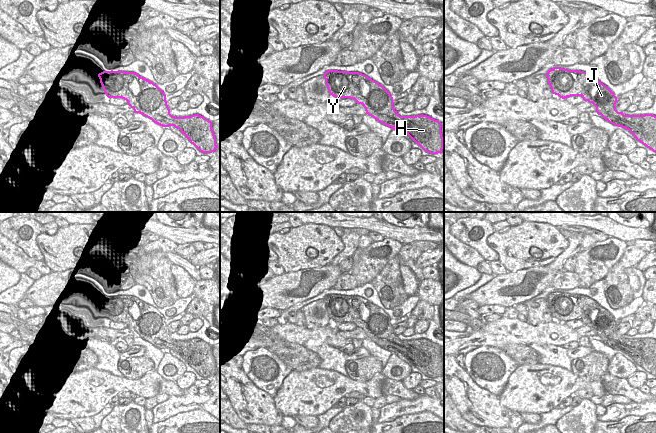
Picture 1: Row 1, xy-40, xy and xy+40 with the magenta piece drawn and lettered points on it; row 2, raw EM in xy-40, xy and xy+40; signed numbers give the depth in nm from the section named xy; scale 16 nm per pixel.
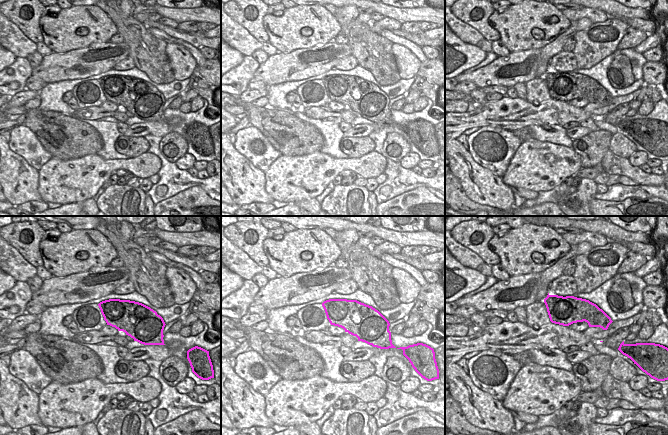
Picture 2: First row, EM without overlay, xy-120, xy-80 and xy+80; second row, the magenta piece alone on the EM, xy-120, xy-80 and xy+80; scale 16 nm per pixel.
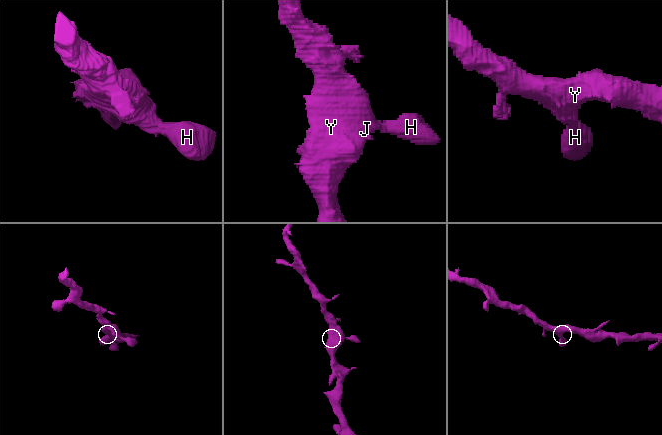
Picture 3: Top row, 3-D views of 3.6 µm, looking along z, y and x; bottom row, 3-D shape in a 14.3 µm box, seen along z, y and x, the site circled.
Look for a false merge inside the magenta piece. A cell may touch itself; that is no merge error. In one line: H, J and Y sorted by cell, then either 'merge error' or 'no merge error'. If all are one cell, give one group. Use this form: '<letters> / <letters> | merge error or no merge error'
H J Y | no merge error

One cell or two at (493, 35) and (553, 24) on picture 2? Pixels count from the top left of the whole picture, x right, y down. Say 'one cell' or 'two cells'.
two cells

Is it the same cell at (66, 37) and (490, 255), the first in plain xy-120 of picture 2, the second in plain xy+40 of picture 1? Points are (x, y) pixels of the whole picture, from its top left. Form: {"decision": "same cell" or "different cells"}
{"decision": "different cells"}

